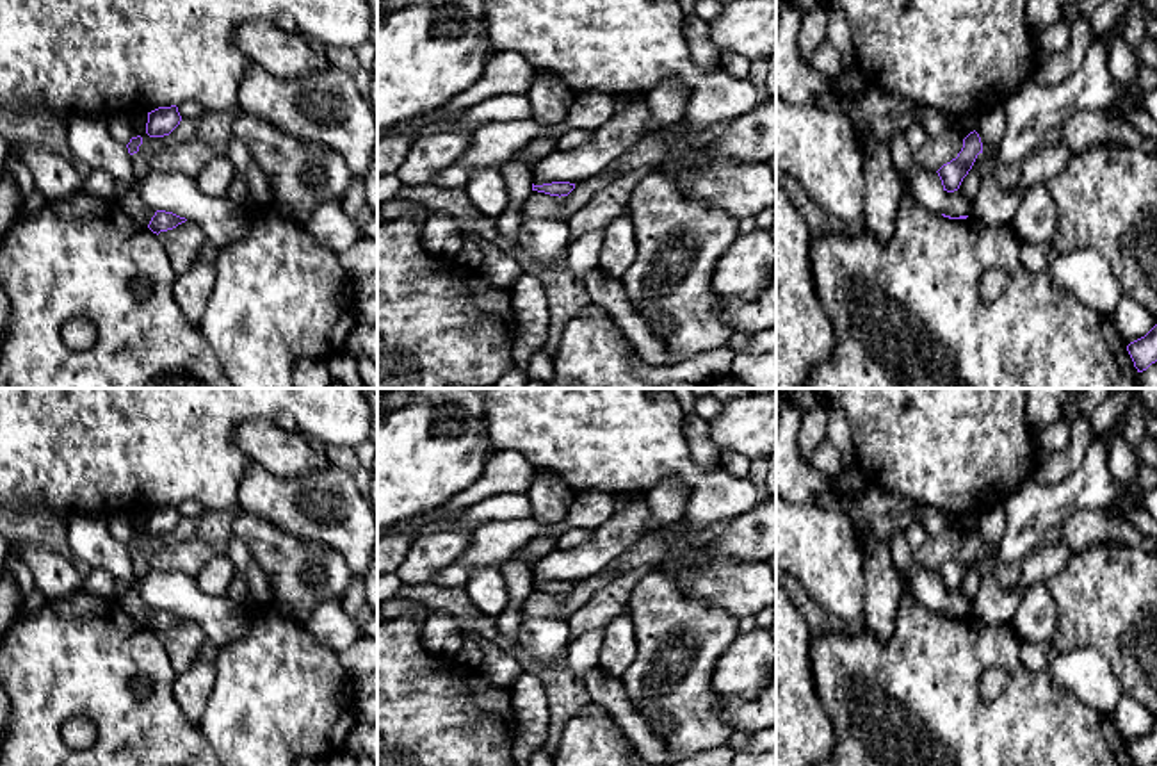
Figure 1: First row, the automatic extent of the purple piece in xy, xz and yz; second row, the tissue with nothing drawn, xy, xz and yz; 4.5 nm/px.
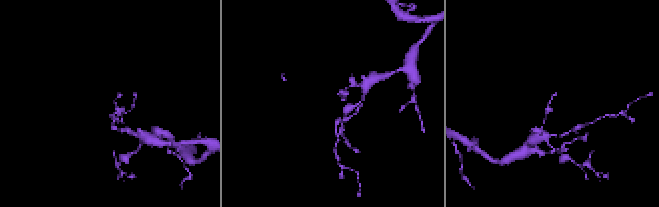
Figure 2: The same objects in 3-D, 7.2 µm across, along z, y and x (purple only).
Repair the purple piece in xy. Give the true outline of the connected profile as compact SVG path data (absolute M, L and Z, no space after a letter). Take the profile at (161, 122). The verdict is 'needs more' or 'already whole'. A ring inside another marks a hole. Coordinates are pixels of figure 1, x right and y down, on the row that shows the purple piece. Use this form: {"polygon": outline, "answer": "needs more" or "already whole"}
{"polygon": "M176 105L158 107L148 112L146 134L150 137L164 137L169 135L182 121Z", "answer": "already whole"}

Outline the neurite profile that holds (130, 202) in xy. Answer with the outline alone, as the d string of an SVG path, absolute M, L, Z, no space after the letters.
M128 185L128 191L116 198L119 207L126 212L130 219L134 219L141 226L148 226L155 210L150 208L139 196L139 192Z

